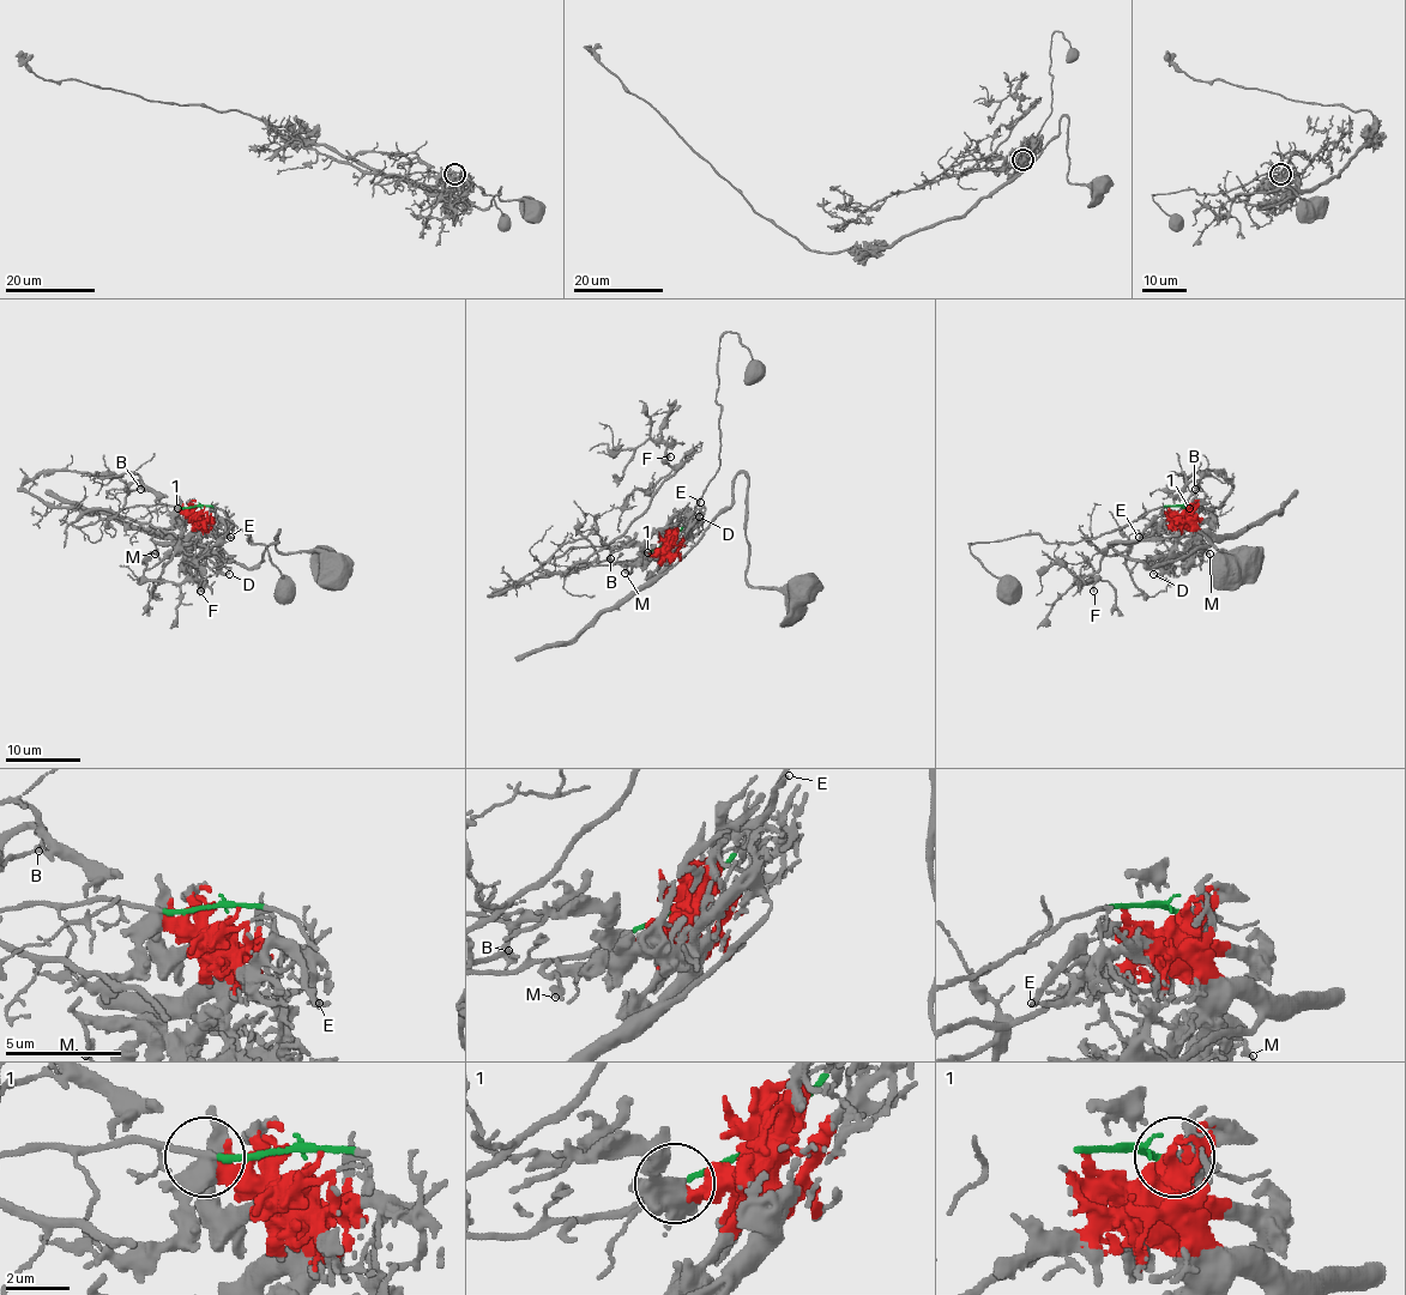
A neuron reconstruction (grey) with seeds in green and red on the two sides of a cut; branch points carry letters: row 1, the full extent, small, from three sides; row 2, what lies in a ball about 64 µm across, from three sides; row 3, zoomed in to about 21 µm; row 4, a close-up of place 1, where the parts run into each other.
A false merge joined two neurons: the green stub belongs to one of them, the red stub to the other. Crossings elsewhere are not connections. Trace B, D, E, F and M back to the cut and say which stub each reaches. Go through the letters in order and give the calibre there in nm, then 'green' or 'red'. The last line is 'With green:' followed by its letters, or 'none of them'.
B: 160 nm thick; green
D: 190 nm thick; red
E: 220 nm thick; red
F: 130 nm thick; green
M: 200 nm thick; red
With green: B, F

